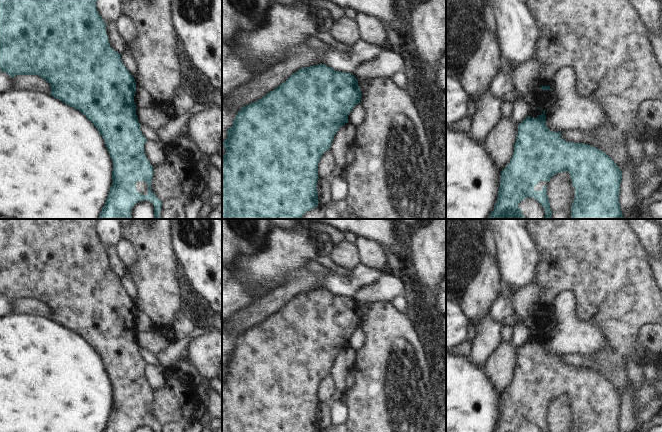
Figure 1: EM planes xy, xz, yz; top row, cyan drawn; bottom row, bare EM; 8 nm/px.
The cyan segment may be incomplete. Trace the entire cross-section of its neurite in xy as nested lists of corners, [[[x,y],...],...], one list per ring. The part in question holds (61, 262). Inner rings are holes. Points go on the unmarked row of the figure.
[[[0,219],[0,295],[7,297],[10,301],[17,299],[38,299],[46,304],[51,310],[51,320],[59,323],[63,327],[79,334],[90,344],[97,352],[104,363],[110,381],[113,386],[112,410],[110,412],[107,424],[103,432],[133,432],[140,425],[148,424],[154,432],[161,432],[162,425],[156,421],[151,414],[151,405],[153,402],[153,390],[148,385],[144,377],[144,368],[147,365],[140,354],[140,347],[136,339],[136,328],[134,319],[136,316],[136,306],[121,284],[121,278],[111,272],[108,259],[106,257],[106,248],[98,238],[96,225],[98,219]],[[145,405],[148,408],[148,418],[143,419],[136,414],[135,407]]]

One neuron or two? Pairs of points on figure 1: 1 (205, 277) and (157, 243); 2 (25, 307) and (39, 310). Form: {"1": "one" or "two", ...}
{"1": "two", "2": "one"}

